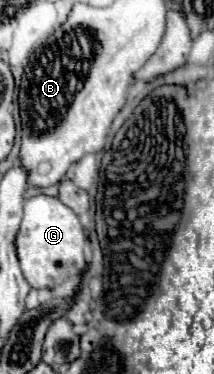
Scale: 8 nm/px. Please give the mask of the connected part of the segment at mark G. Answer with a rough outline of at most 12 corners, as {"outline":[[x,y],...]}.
{"outline":[[52,196],[24,204],[16,250],[32,288],[84,266],[78,216]]}

